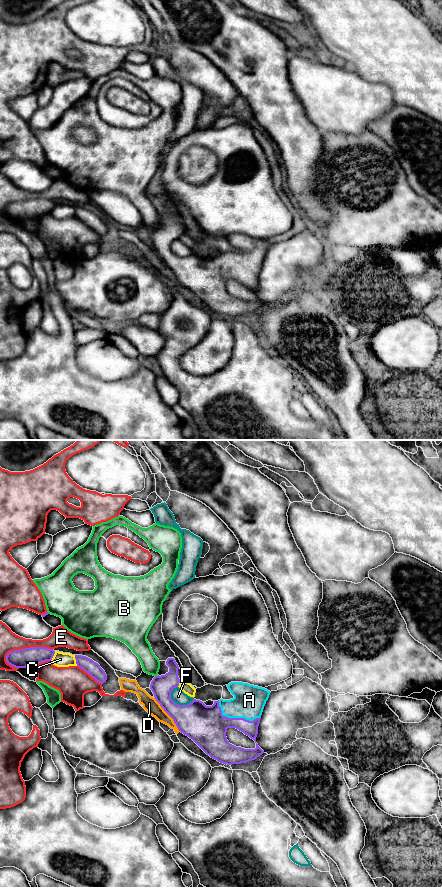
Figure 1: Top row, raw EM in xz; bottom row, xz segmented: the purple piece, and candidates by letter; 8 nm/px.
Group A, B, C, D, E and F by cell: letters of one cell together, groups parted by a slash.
A / B / C / D / E / F

